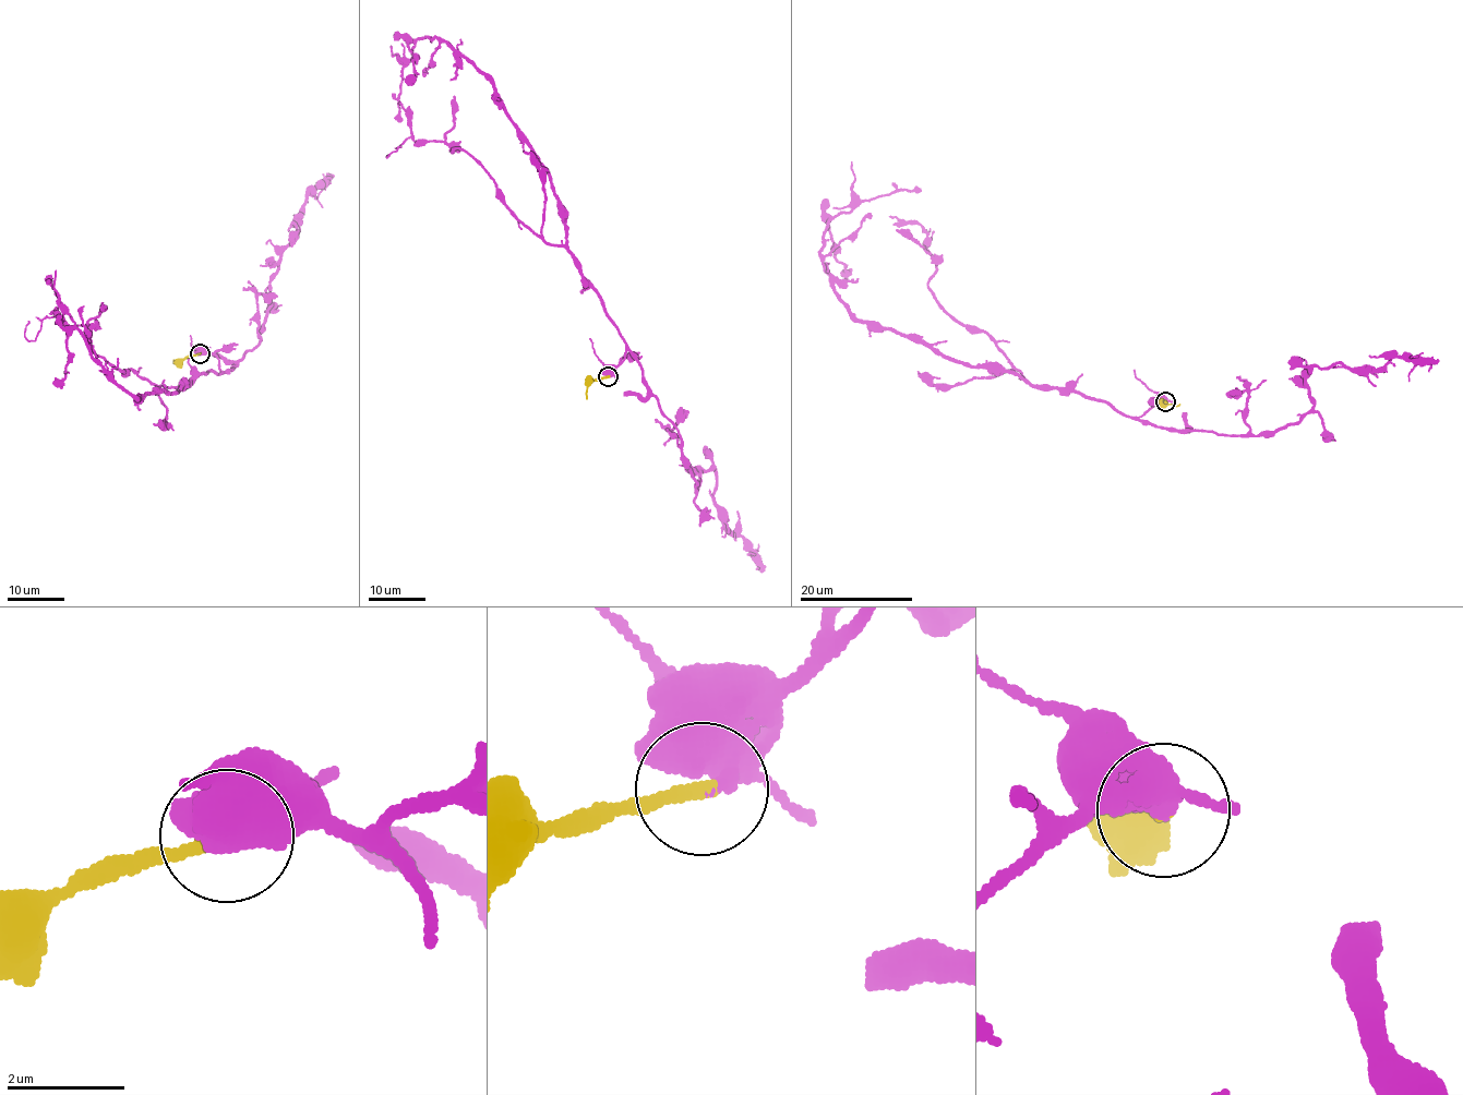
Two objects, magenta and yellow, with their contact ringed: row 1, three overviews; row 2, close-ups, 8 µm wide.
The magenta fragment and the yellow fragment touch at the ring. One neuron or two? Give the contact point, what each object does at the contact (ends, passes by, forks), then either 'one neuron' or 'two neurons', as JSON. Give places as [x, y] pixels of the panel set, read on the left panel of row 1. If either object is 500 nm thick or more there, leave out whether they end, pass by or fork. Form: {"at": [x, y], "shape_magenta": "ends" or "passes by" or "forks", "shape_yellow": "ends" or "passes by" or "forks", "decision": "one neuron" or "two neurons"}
{"at": [200, 353], "shape_magenta": "ends", "shape_yellow": "ends", "decision": "one neuron"}

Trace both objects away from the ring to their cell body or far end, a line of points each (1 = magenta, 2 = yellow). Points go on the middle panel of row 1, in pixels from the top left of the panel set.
1: (608, 376), (625, 341), (567, 248), (550, 171), (495, 85), (446, 41), (424, 36), (402, 70), (398, 121)
2: (608, 376), (591, 380), (587, 398)

